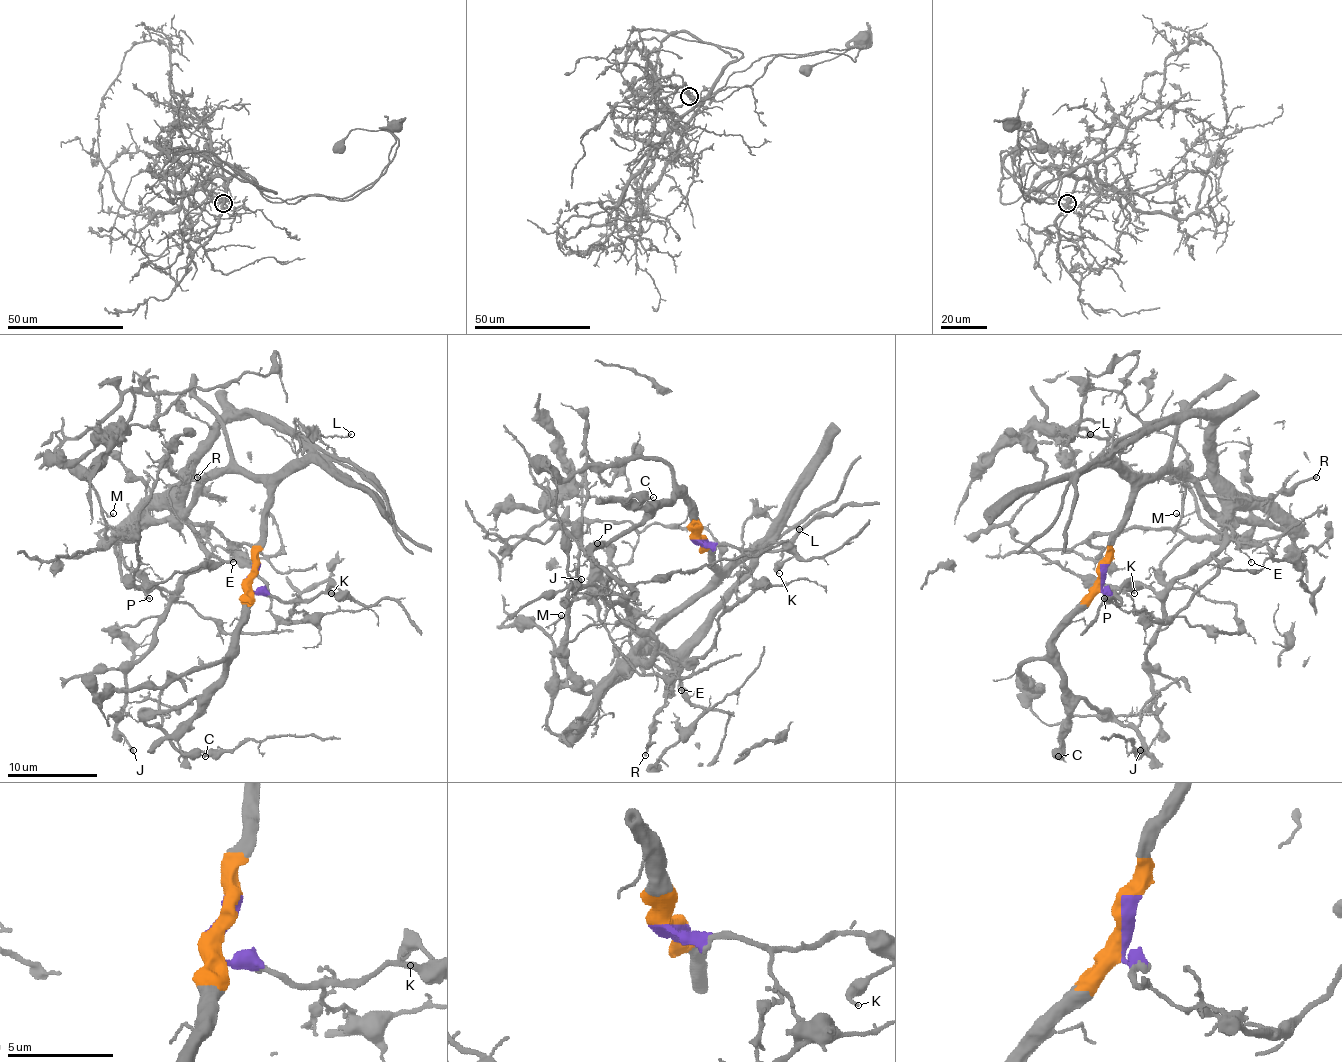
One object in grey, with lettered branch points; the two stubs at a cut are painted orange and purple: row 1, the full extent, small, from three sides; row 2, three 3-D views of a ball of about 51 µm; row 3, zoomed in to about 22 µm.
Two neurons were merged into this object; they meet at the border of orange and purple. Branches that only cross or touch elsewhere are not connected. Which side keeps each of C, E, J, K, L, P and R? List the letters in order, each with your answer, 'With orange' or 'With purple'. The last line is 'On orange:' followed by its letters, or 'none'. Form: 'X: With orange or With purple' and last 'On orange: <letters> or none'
C: With orange
E: With orange
J: With purple
K: With purple
L: With orange
P: With purple
R: With orange
On orange: C, E, L, R

